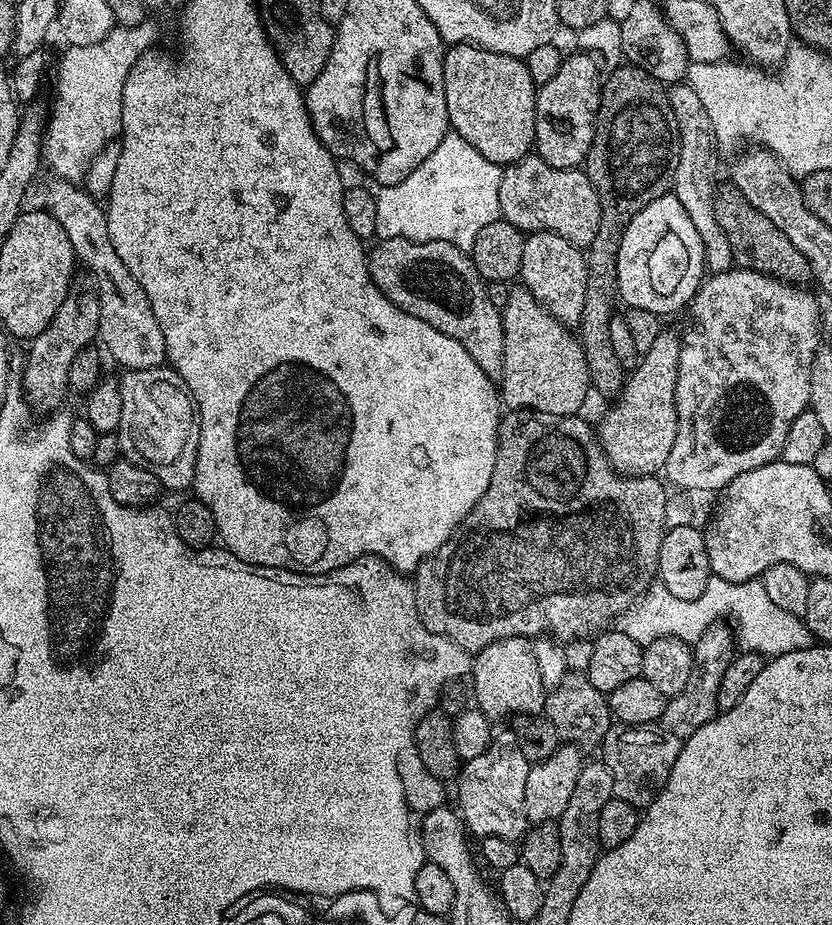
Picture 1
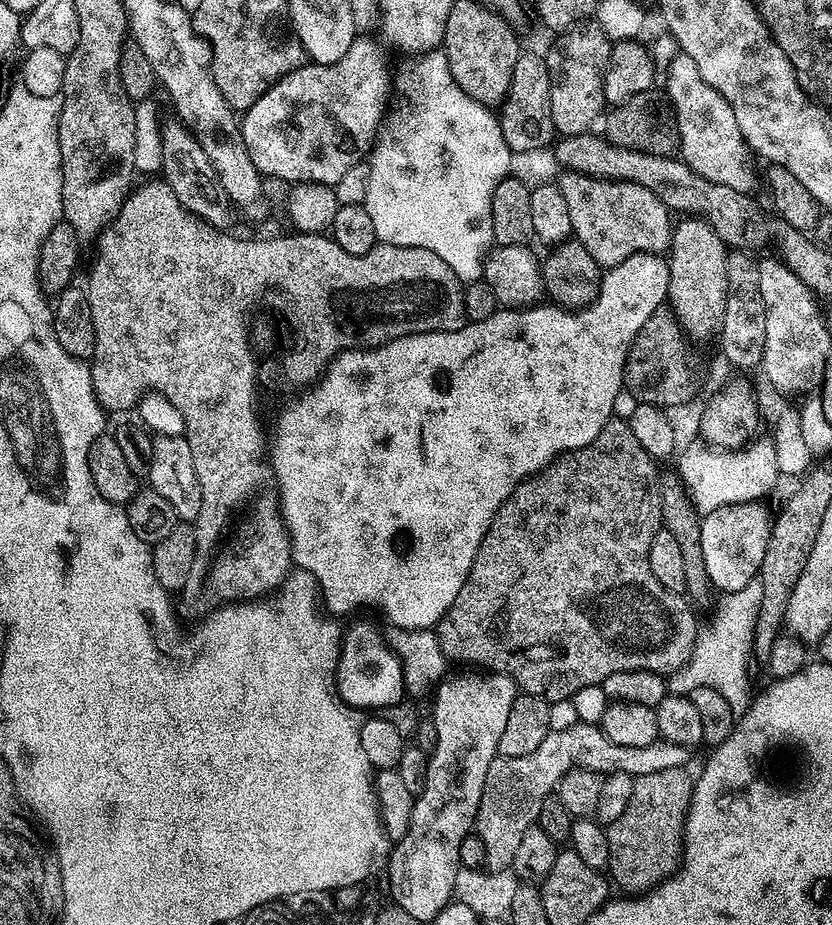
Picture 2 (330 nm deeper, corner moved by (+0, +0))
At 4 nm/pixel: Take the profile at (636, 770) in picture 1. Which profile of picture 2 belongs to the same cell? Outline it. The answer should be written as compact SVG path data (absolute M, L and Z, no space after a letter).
M675 768L635 777L630 806L607 825L610 856L606 872L611 883L624 891L621 893L647 894L680 869L684 859L684 823L694 783L686 773L684 768Z

